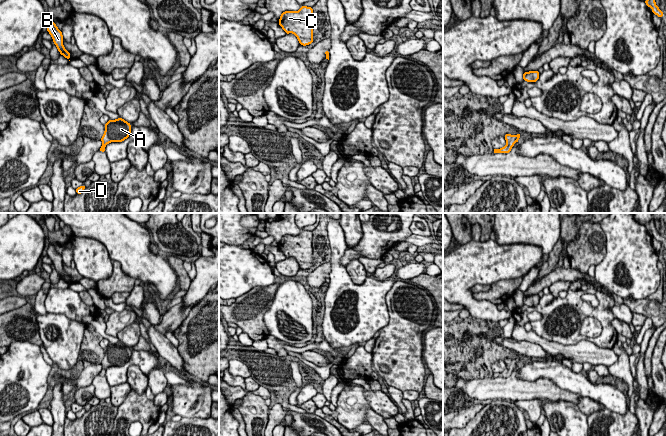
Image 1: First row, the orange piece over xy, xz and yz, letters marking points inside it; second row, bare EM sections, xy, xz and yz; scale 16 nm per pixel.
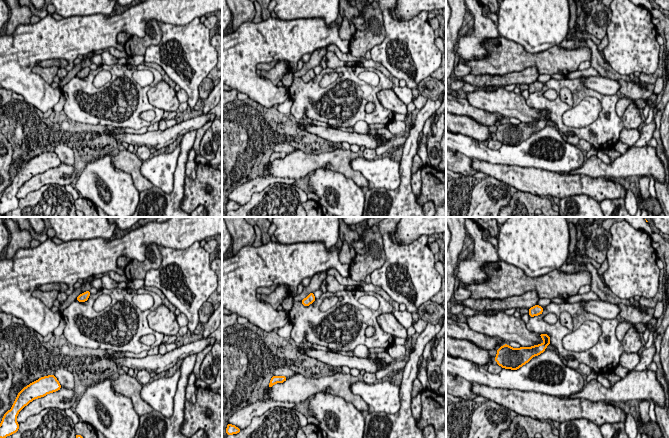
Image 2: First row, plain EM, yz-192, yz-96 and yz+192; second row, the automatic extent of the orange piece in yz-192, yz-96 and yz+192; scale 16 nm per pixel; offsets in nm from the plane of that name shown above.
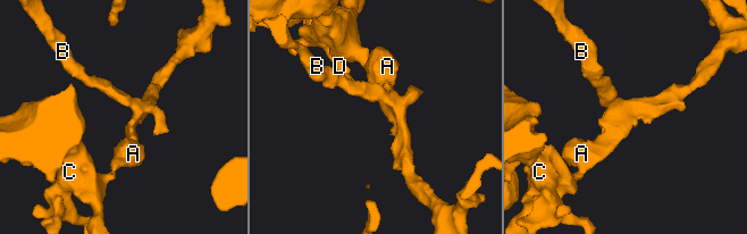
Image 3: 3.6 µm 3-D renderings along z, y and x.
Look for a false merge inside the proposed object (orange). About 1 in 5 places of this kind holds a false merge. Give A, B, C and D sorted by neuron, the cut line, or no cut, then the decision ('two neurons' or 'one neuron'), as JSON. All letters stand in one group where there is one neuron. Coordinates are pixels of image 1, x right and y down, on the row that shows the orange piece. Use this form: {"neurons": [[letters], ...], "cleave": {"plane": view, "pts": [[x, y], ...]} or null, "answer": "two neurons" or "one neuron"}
{"neurons": [["A", "B", "C", "D"]], "cleave": null, "answer": "one neuron"}

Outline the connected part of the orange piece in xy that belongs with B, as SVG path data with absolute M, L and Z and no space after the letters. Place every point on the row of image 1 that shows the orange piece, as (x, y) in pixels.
M52 20L48 23L47 31L52 36L53 42L55 43L60 54L69 60L71 54L63 46L62 31L57 28L56 24Z

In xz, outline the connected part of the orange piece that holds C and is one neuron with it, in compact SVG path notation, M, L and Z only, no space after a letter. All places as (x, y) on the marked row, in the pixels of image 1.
M301 6L299 11L285 11L281 14L279 25L286 34L293 33L300 45L306 46L313 42L312 7Z

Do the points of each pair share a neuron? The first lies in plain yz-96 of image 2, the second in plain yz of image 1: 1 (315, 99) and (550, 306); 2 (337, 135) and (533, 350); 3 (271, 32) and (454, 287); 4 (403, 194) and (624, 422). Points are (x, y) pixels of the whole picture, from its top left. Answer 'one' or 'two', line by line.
1: one
2: one
3: one
4: one

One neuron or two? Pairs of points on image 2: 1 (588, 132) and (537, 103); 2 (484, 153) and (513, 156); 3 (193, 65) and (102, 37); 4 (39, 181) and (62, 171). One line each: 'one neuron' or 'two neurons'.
1: one neuron
2: one neuron
3: two neurons
4: one neuron

